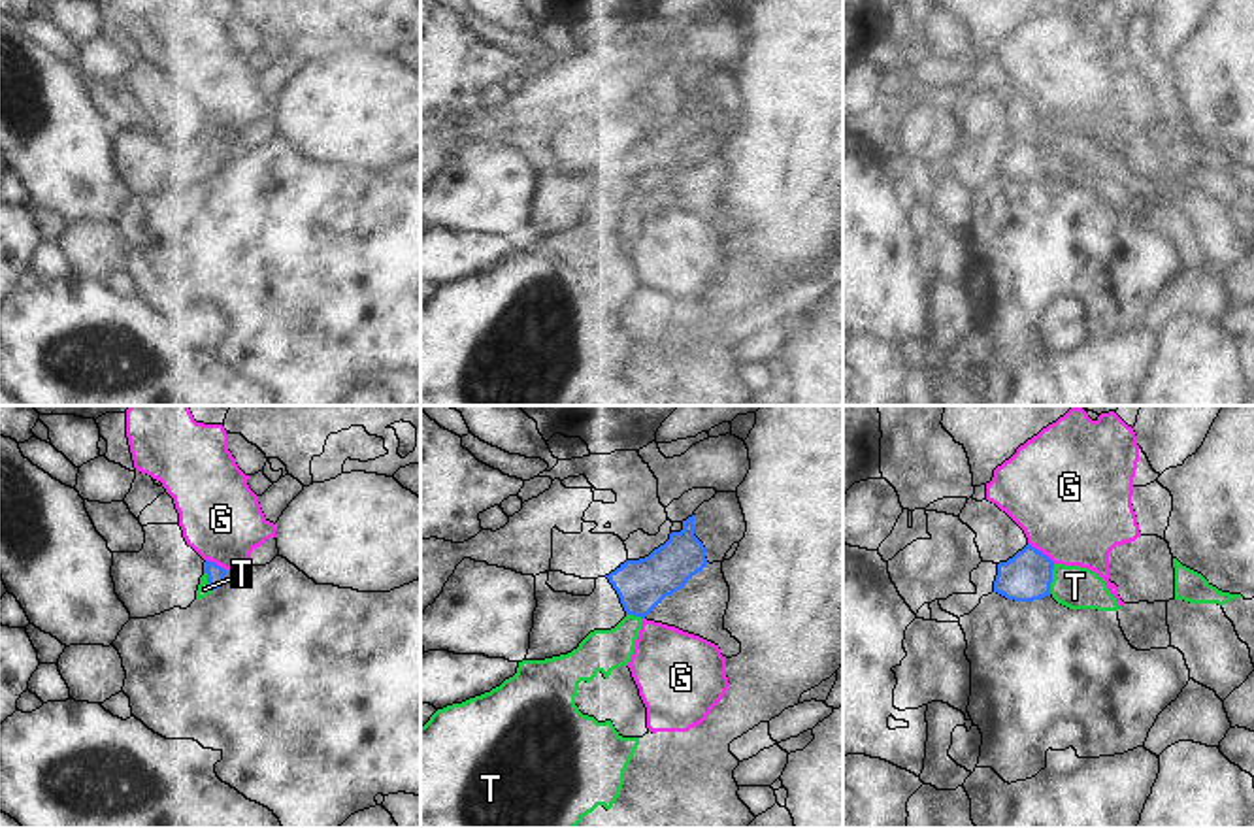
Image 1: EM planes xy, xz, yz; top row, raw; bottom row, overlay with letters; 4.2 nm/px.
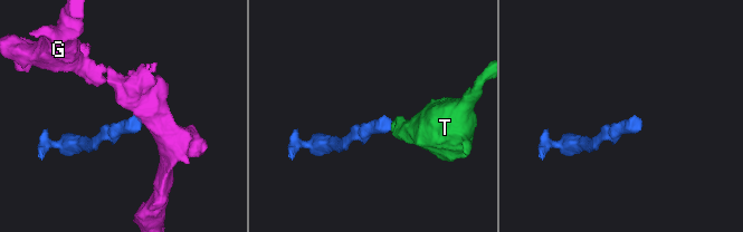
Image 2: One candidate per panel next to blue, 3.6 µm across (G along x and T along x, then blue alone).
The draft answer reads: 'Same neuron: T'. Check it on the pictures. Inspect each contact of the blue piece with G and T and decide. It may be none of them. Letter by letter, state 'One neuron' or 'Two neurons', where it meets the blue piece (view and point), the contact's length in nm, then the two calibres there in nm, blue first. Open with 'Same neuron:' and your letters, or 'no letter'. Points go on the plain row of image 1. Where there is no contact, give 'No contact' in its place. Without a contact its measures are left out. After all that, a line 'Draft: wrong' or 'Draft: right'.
Same neuron: T
G: Two neurons. Touches blue at yz (1039, 129). Shared border 150 nm. Thickness 200 nm (blue) against 480 nm
T: One neuron. Touches blue at yz (1051, 157). Shared border 130 nm. Thickness 200 nm (blue) against 180 nm
Draft: right

